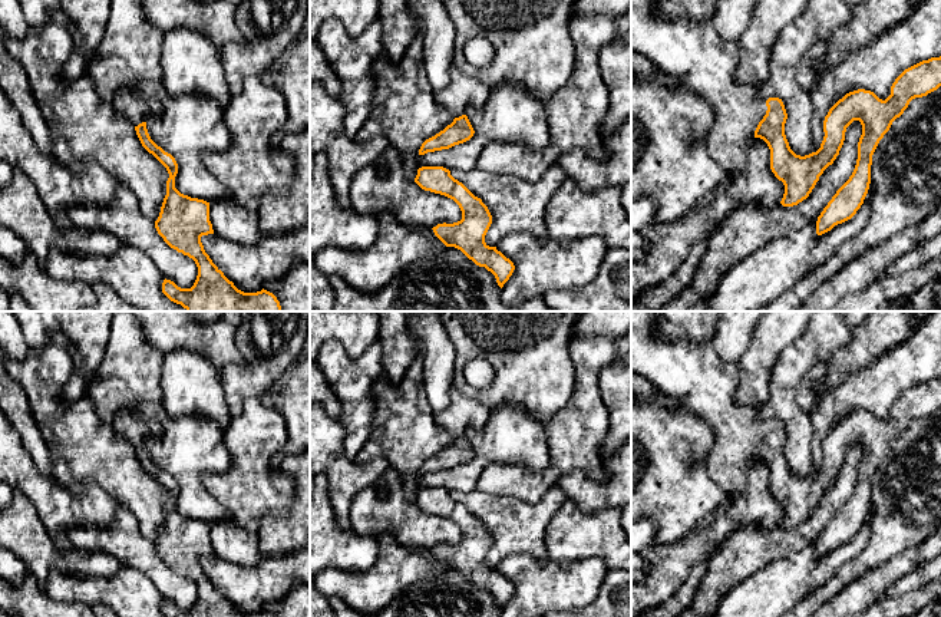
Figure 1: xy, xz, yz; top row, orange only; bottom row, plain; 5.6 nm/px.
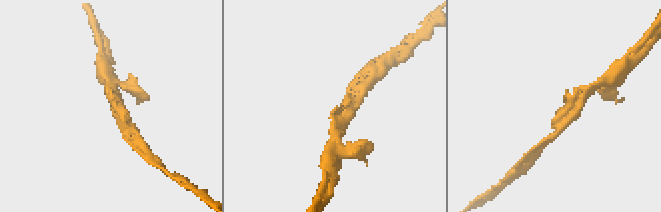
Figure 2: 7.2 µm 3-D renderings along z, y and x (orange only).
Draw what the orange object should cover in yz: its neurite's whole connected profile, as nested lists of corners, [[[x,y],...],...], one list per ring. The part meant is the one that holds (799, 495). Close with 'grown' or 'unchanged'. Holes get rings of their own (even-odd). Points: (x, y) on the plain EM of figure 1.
[[[631,311],[631,373],[647,379],[664,395],[678,400],[687,410],[704,419],[713,430],[714,445],[707,458],[709,476],[734,496],[743,491],[747,471],[753,459],[763,461],[770,471],[770,491],[783,504],[783,528],[793,528],[809,518],[823,492],[833,485],[845,462],[846,449],[859,442],[862,456],[858,463],[858,481],[849,501],[836,512],[816,542],[816,555],[822,557],[835,547],[851,541],[864,525],[871,505],[872,476],[889,452],[915,419],[927,418],[941,408],[941,377],[922,382],[905,390],[892,405],[891,416],[882,422],[874,413],[858,410],[846,415],[828,433],[823,442],[823,462],[816,474],[796,476],[786,461],[788,435],[782,420],[759,418],[759,406],[737,405],[733,393],[739,385],[737,366],[724,362],[711,342],[689,340],[664,342],[657,336],[657,311]]]; grown

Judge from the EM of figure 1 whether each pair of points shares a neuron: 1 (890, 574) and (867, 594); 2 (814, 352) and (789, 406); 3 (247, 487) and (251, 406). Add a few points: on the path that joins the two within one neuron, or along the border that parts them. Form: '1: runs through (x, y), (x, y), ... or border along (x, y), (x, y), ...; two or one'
1: runs through (884, 577), (872, 589); one
2: runs through (801, 365), (789, 376), (789, 393); one
3: runs through (251, 467), (251, 426); one

